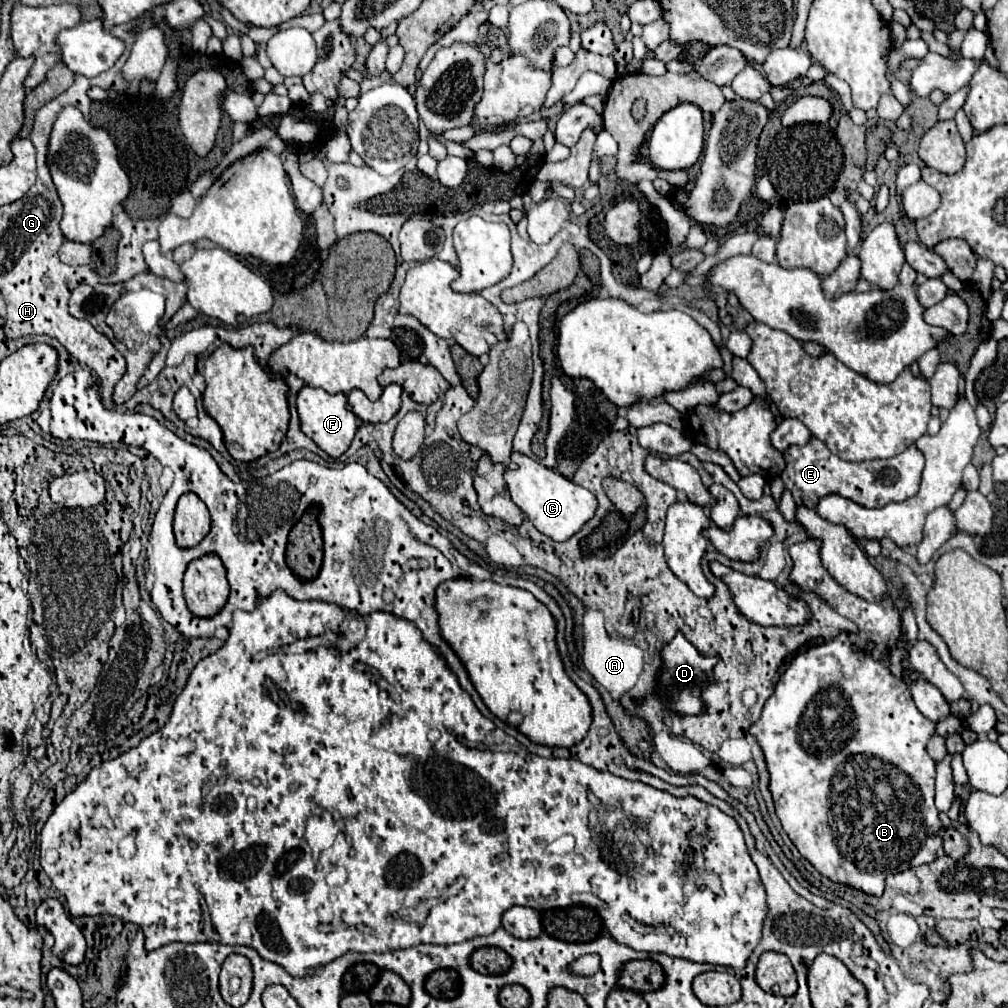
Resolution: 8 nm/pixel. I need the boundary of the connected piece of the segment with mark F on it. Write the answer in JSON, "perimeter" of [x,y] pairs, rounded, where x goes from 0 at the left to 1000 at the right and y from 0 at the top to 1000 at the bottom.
{"perimeter":[[[303,382],[295,392],[295,408],[297,408],[297,416],[299,416],[299,428],[305,434],[309,434],[326,453],[334,455],[346,445],[346,441],[352,434],[352,428],[356,424],[356,418],[350,412],[350,408],[344,406],[344,394],[340,390],[328,392],[320,386]]]}

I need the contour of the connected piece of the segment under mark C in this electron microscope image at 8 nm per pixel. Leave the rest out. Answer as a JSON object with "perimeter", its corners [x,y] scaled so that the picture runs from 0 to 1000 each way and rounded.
{"perimeter":[[[509,449],[507,459],[509,461],[501,467],[507,495],[539,531],[547,533],[549,537],[563,537],[574,529],[578,521],[590,511],[592,493],[580,483],[561,475],[555,467],[549,467],[517,449]]]}

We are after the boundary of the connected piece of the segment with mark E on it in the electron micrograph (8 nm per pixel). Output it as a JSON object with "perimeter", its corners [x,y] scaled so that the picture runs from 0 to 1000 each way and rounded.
{"perimeter":[[[805,436],[801,441],[785,441],[781,447],[777,447],[779,453],[779,467],[775,469],[779,483],[787,489],[787,495],[791,501],[809,505],[811,497],[818,491],[830,489],[838,495],[844,495],[856,503],[876,503],[882,497],[898,497],[906,493],[912,487],[914,479],[914,467],[918,461],[916,449],[904,441],[900,447],[876,455],[876,457],[854,457],[854,459],[842,459],[826,451],[818,439],[813,436]]]}

